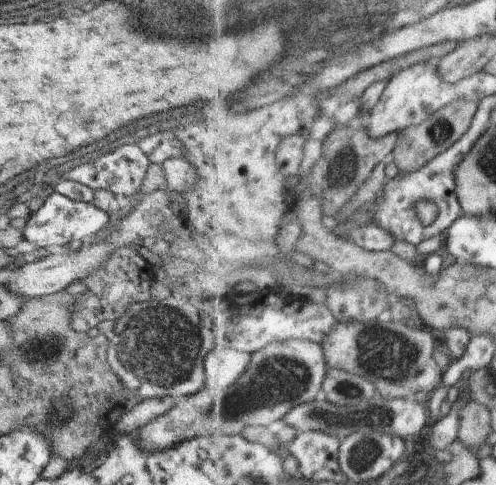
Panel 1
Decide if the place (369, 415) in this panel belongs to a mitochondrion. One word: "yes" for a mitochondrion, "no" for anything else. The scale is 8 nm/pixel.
yes

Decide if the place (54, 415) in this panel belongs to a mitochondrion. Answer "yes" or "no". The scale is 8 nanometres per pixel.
no

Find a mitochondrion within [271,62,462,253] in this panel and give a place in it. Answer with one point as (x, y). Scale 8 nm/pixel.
(346, 171)

